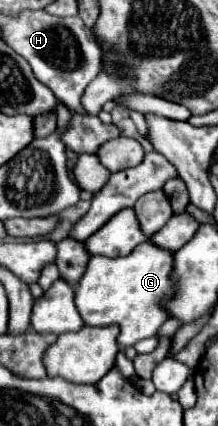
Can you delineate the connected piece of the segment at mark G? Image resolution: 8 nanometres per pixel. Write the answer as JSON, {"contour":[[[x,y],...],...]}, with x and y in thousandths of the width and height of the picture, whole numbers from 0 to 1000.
{"contour":[[[656,568],[592,601],[427,601],[399,638],[344,671],[344,714],[381,756],[399,765],[509,765],[546,761],[546,808],[592,817],[656,793],[693,793],[775,751],[775,732],[748,704],[794,700],[812,671],[784,657],[794,643],[794,592],[711,577],[702,568]]]}

